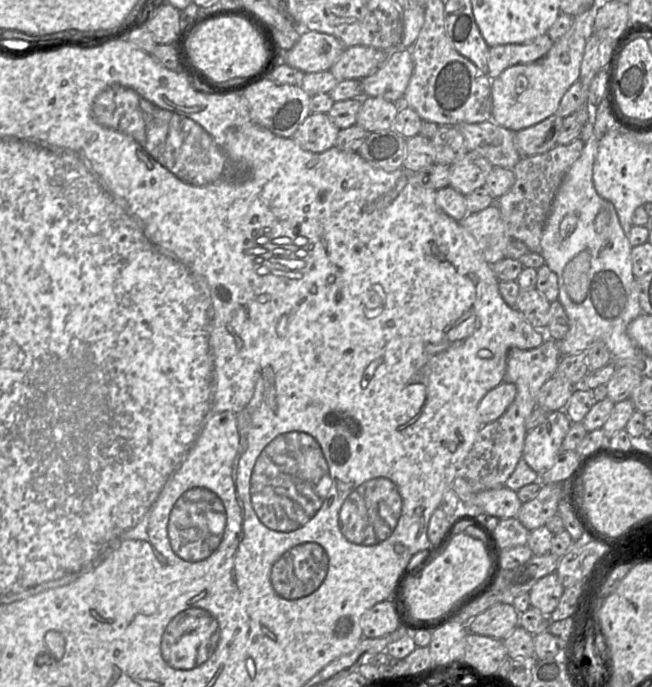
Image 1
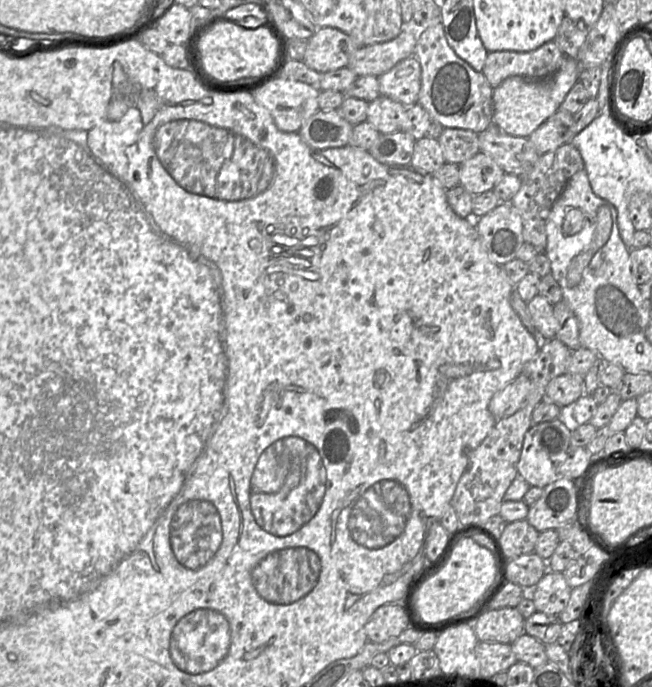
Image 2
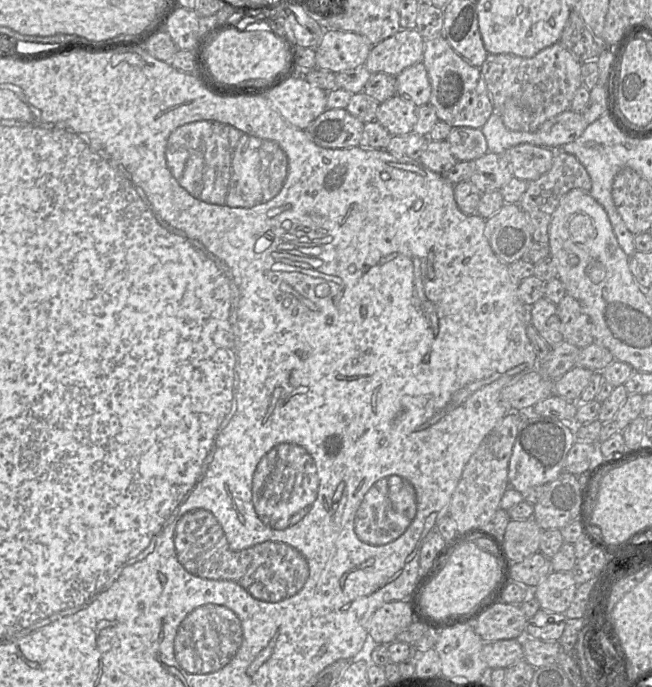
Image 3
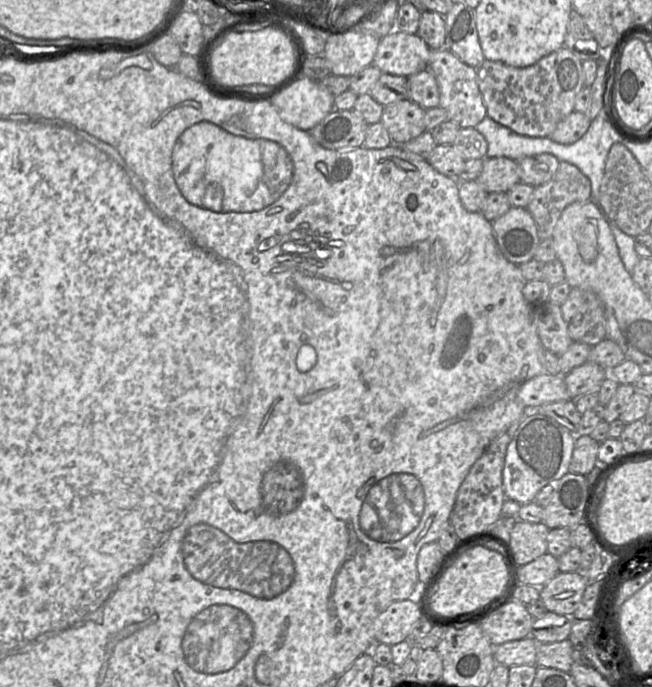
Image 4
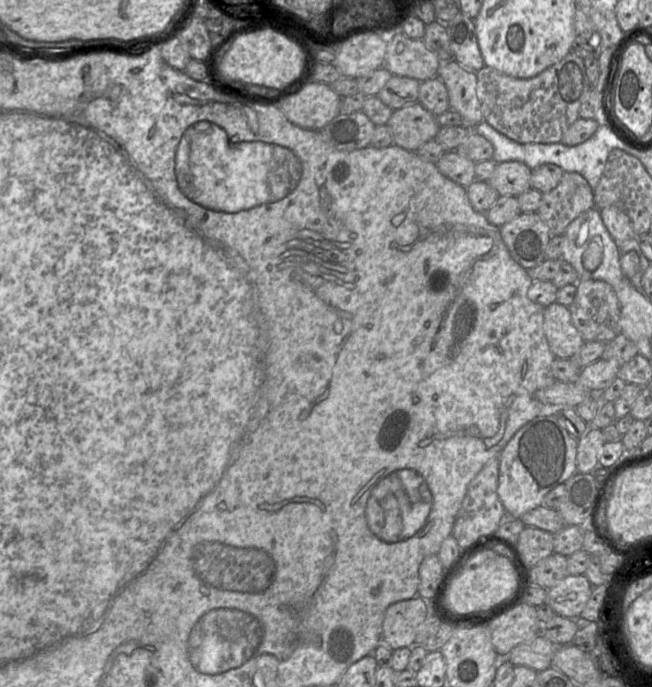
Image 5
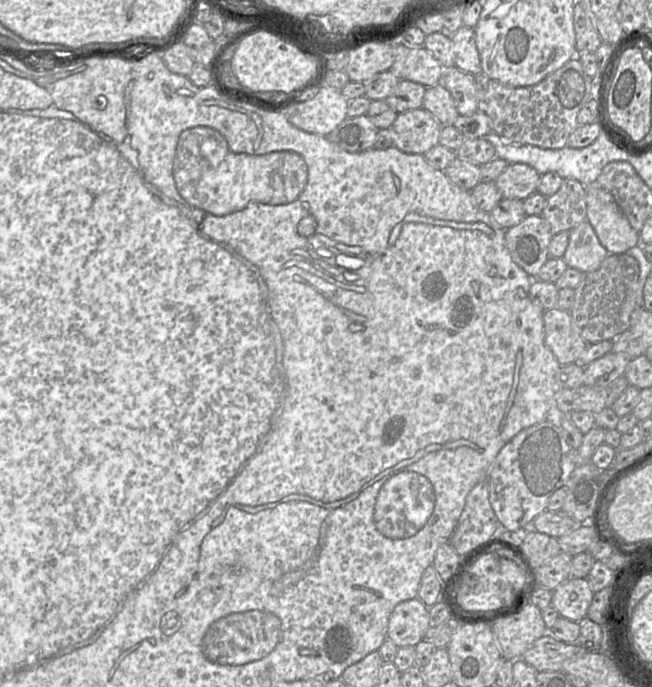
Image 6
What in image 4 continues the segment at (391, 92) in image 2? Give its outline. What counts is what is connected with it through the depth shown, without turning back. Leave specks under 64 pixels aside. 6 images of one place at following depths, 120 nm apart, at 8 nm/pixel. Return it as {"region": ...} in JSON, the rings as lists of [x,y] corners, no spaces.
{"region":[[[429,69],[422,70],[407,78],[408,98],[424,109],[438,107],[440,93],[437,80]]]}

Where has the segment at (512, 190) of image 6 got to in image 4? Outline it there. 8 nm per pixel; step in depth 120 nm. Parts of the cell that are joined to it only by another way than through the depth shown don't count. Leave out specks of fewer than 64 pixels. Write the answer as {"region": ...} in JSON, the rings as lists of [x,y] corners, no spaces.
{"region":[[[485,157],[478,183],[487,193],[507,193],[520,182],[517,161],[507,157]]]}

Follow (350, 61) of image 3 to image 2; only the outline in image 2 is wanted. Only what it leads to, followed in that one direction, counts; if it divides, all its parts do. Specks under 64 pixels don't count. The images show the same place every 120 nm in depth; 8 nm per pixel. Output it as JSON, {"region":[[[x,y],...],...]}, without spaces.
{"region":[[[322,27],[308,40],[303,62],[320,73],[347,67],[357,43],[337,28]]]}

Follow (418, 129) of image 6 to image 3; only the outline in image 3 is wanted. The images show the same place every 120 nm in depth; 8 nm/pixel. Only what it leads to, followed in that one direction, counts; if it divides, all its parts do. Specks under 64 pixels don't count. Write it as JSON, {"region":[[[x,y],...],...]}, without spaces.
{"region":[[[395,95],[379,104],[376,121],[392,136],[413,132],[417,122],[418,107],[410,100]]]}

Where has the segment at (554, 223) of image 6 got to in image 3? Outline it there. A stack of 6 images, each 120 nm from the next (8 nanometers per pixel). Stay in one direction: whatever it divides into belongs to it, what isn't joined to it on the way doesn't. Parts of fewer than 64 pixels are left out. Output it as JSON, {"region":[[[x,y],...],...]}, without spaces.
{"region":[[[558,149],[554,151],[551,169],[540,178],[527,182],[528,187],[519,202],[519,206],[530,219],[534,242],[548,244],[549,224],[561,198],[574,188],[580,188],[589,192],[592,185],[590,176],[582,163],[574,155]]]}

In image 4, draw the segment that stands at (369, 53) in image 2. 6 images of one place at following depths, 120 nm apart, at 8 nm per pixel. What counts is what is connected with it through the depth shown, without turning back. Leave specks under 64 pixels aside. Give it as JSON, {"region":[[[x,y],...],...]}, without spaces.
{"region":[[[391,31],[380,39],[373,65],[382,73],[409,77],[428,69],[430,48],[416,33]]]}

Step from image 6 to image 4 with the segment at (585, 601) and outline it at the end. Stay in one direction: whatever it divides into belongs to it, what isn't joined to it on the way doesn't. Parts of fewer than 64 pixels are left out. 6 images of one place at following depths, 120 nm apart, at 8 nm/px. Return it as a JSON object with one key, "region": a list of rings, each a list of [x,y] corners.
{"region":[[[559,572],[540,587],[540,599],[547,611],[572,616],[586,587],[585,579],[577,572]]]}

